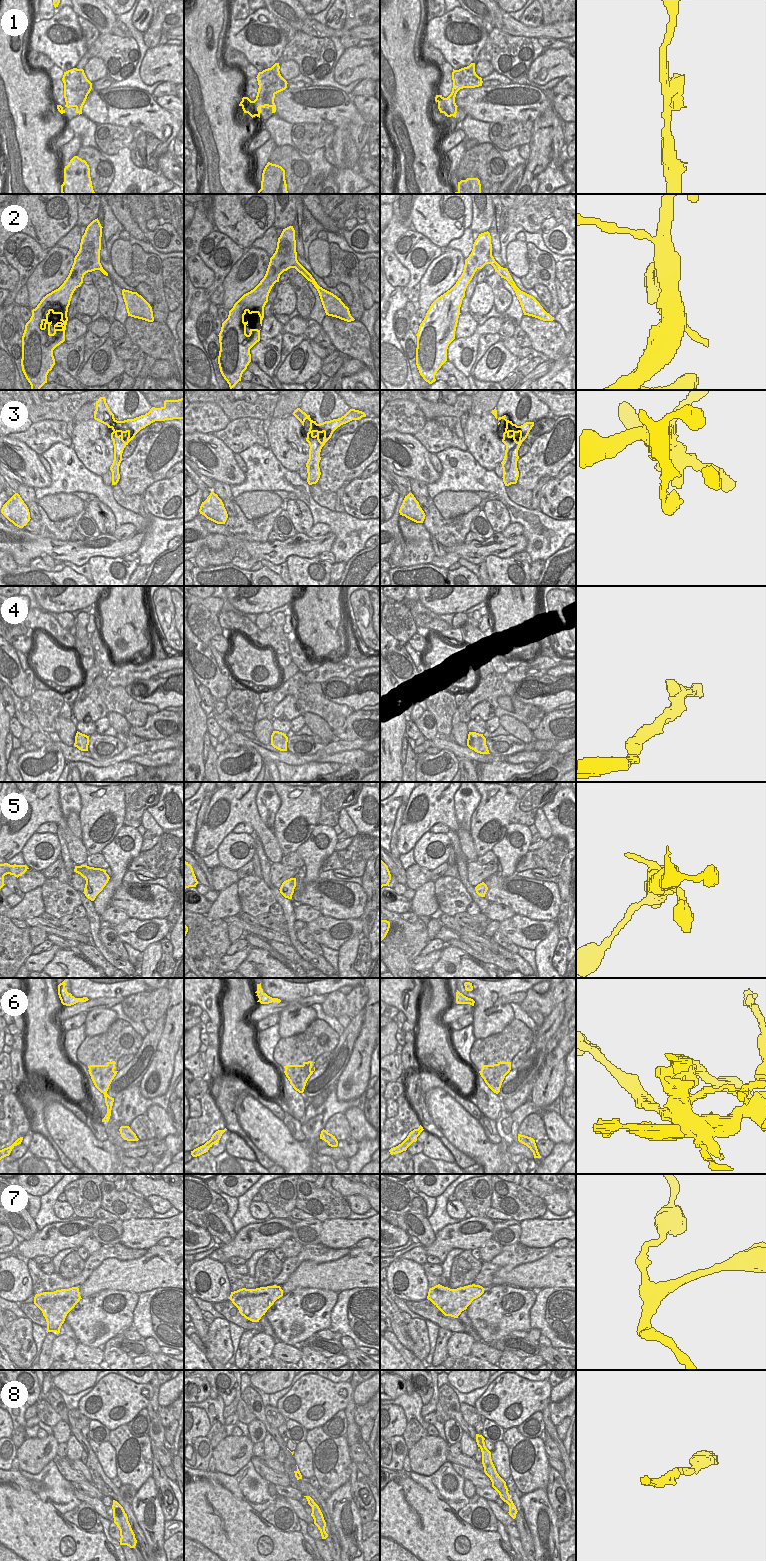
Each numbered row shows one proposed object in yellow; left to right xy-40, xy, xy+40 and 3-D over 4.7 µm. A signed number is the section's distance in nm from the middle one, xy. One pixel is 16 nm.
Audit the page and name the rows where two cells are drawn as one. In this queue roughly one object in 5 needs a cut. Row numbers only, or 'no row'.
1, 4, 6, 7

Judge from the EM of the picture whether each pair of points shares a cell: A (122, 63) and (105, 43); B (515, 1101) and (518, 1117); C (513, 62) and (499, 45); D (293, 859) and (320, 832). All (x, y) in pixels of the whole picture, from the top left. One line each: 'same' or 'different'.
A: same
B: different
C: same
D: different

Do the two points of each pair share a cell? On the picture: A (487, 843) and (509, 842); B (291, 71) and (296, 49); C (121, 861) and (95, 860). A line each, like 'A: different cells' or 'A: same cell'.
A: different cells
B: different cells
C: different cells

